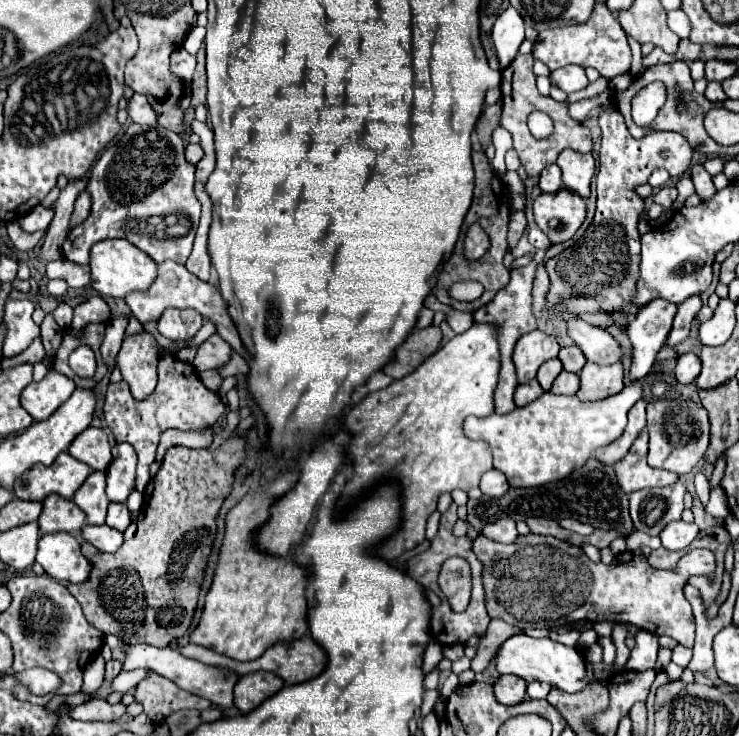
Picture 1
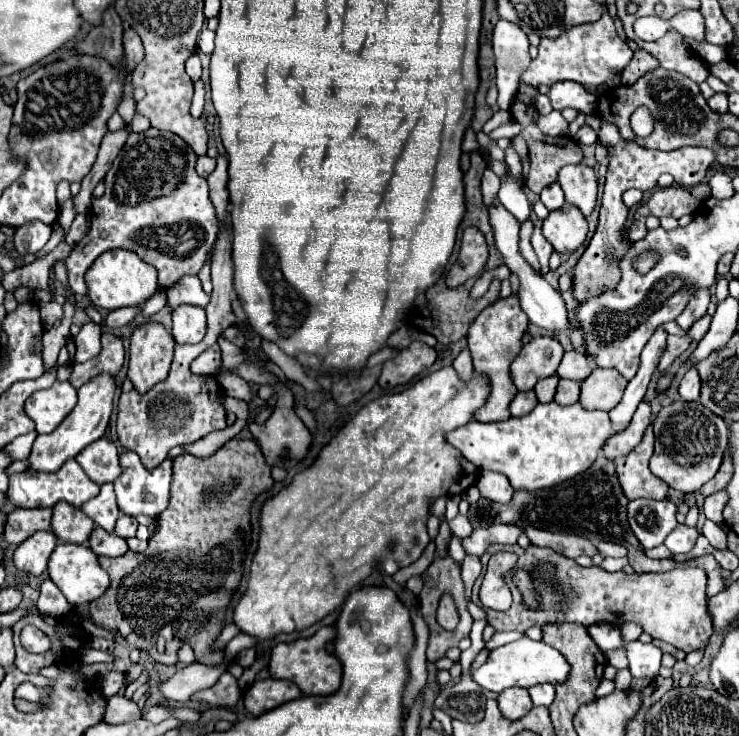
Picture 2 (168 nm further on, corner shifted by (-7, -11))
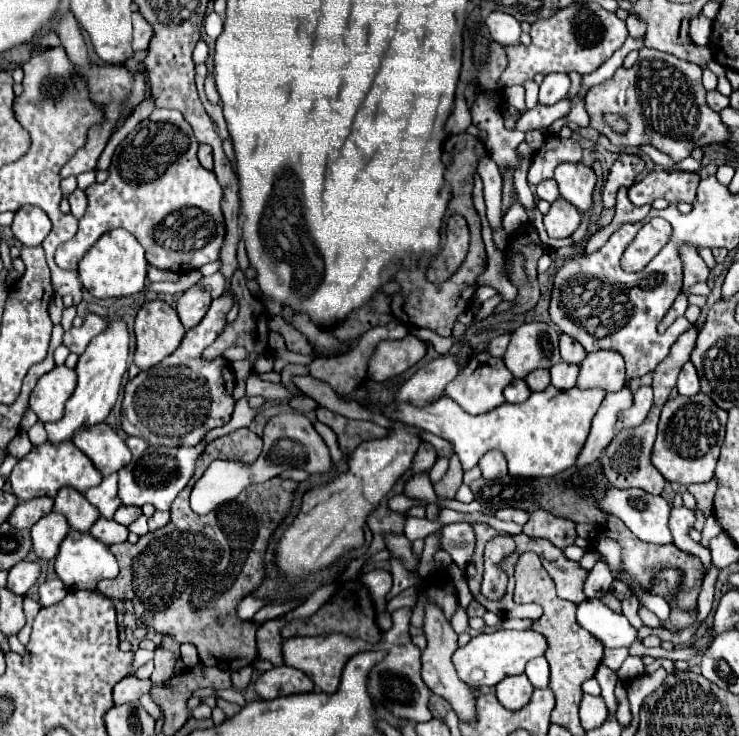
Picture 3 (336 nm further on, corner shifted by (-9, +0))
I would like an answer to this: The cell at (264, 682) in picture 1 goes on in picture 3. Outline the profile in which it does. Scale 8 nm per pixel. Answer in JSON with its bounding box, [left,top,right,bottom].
[255,666,315,700]

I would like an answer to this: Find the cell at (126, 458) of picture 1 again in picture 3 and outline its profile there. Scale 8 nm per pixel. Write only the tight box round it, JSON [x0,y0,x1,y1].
[119,438,203,510]

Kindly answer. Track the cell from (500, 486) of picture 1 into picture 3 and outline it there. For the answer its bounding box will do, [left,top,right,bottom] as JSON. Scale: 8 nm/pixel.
[479,452,507,480]

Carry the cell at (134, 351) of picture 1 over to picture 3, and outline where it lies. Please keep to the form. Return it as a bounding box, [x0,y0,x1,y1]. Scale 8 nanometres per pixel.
[133,300,185,370]

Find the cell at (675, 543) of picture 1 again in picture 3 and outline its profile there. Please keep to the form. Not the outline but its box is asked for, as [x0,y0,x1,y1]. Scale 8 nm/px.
[669,508,699,554]

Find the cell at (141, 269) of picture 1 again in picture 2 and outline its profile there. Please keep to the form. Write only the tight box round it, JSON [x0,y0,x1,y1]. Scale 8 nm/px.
[85,249,159,311]

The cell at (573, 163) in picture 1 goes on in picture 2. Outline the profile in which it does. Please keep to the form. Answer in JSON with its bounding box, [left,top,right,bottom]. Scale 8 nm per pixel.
[557,165,597,217]

